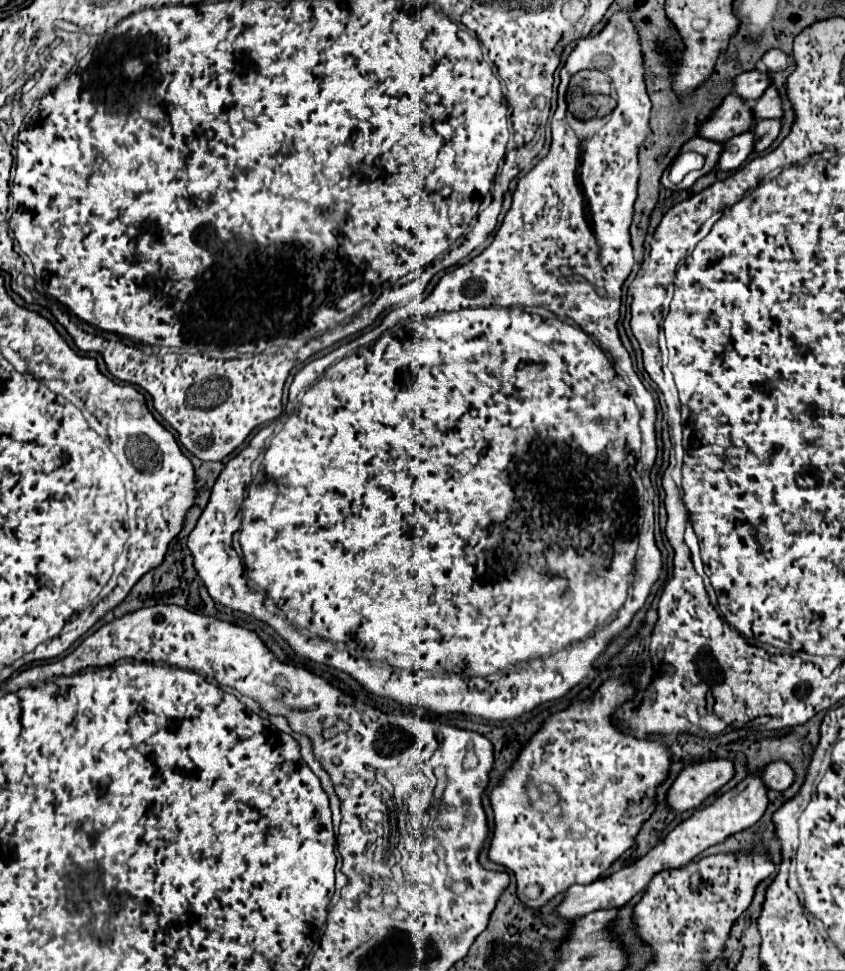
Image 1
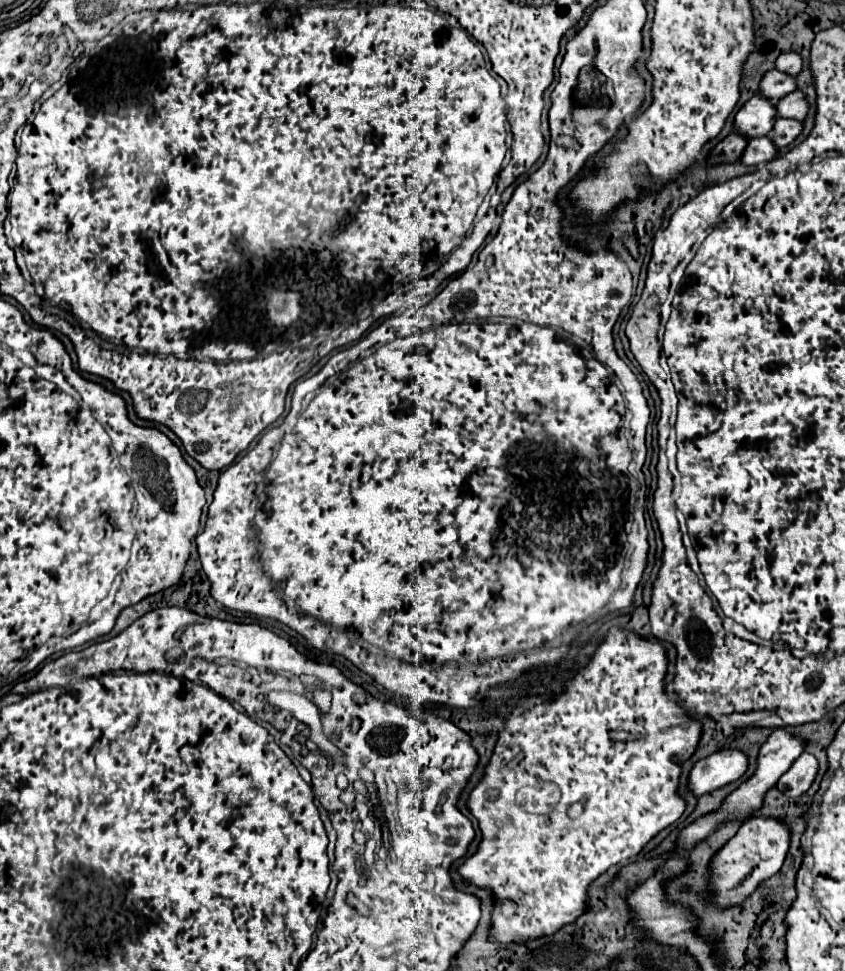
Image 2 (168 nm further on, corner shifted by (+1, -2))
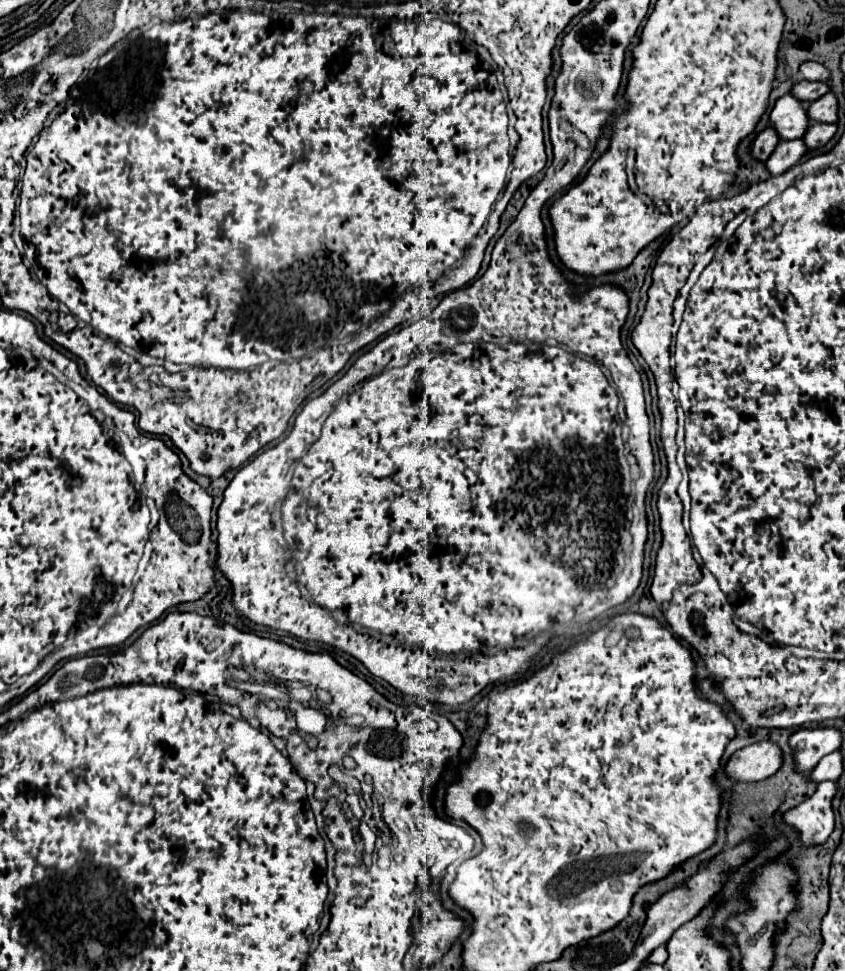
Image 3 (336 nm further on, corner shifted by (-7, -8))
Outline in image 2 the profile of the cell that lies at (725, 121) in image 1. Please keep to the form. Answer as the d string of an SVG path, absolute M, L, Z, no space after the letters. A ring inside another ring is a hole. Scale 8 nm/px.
M754 96L740 108L734 124L740 134L746 134L748 138L760 138L770 134L776 118L776 106L764 96Z

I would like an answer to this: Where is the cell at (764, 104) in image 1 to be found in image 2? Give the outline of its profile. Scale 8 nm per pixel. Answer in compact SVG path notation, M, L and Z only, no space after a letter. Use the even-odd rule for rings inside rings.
M796 90L794 94L788 94L786 98L778 100L778 116L804 120L808 116L808 110L810 110L810 104L802 90Z

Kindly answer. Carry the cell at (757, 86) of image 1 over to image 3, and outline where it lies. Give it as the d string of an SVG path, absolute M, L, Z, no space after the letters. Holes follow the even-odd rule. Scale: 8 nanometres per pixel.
M800 80L800 82L794 82L790 94L792 96L798 96L798 100L802 102L812 102L812 100L818 100L820 96L824 96L828 92L828 86L826 82L810 82L810 80Z

